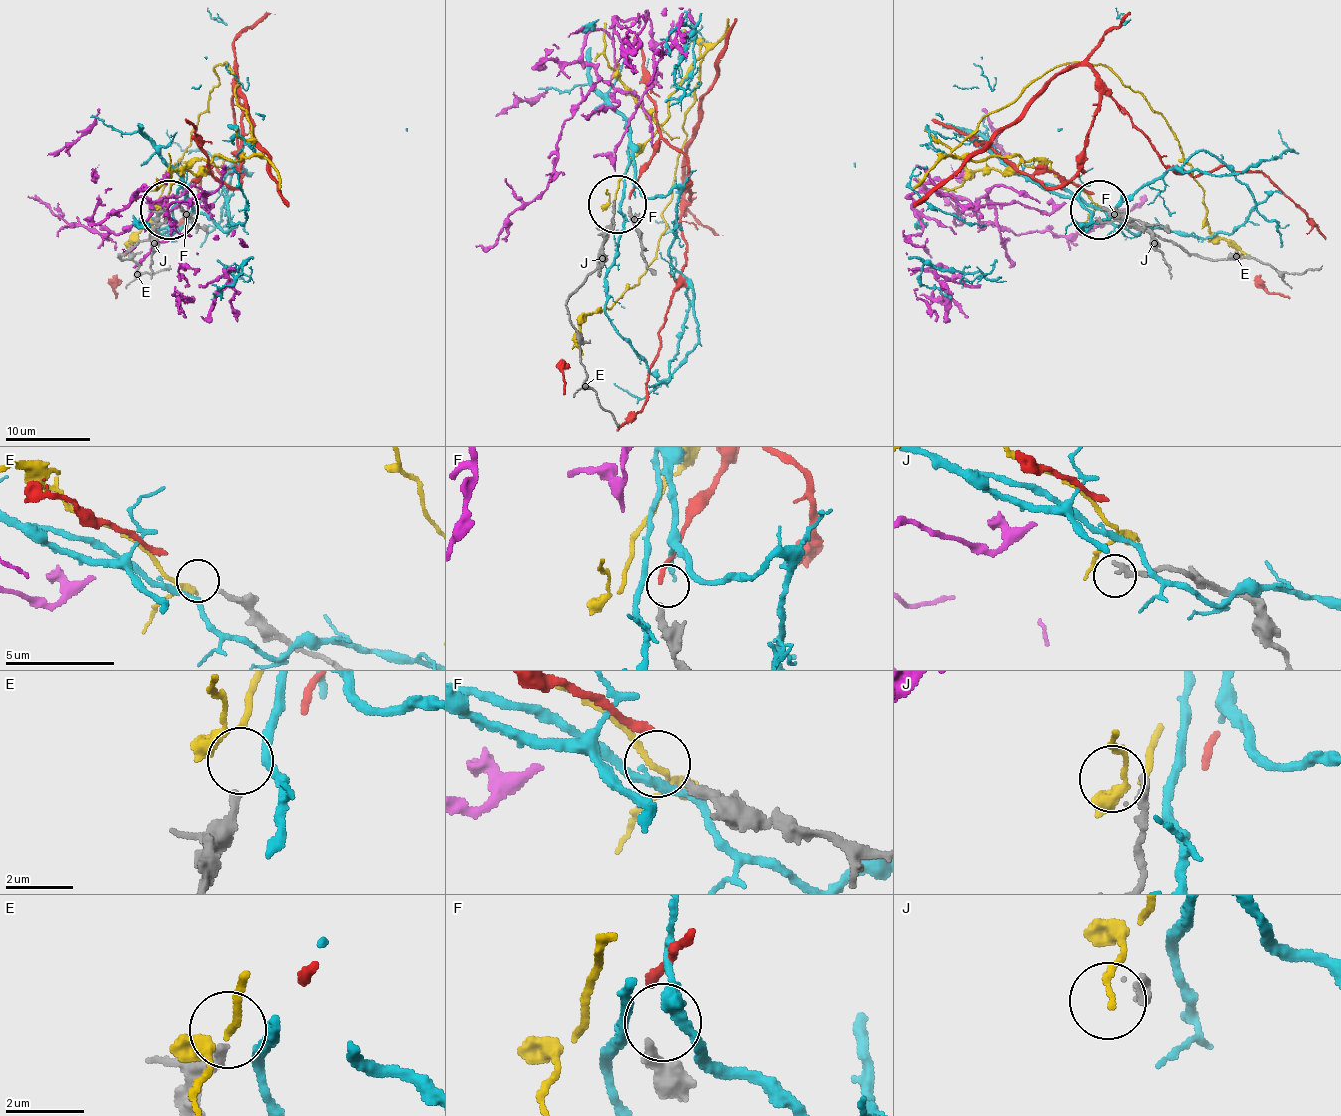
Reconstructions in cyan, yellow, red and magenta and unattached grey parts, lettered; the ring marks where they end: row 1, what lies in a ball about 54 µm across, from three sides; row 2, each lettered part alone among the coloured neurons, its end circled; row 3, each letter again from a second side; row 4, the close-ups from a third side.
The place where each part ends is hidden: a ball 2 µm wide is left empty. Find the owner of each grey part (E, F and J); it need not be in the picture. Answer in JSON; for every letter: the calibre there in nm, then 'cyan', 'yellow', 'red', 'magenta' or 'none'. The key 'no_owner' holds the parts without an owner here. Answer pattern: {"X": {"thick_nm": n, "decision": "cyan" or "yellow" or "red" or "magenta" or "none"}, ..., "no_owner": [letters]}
{"E": {"thick_nm": 220, "decision": "none"}, "F": {"thick_nm": 280, "decision": "none"}, "J": {"thick_nm": 320, "decision": "none"}, "no_owner": ["E", "F", "J"]}

